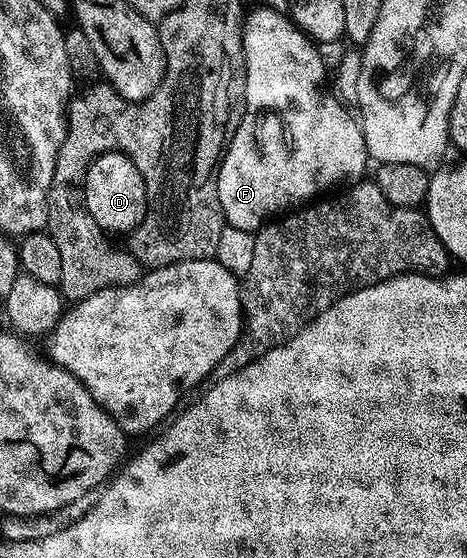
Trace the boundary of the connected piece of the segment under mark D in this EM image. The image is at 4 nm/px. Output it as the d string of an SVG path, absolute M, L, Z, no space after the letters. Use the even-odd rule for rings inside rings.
M117 150L101 154L90 164L89 171L85 174L83 193L91 220L95 220L95 224L110 235L129 236L145 218L147 188L143 184L143 176L133 161Z

